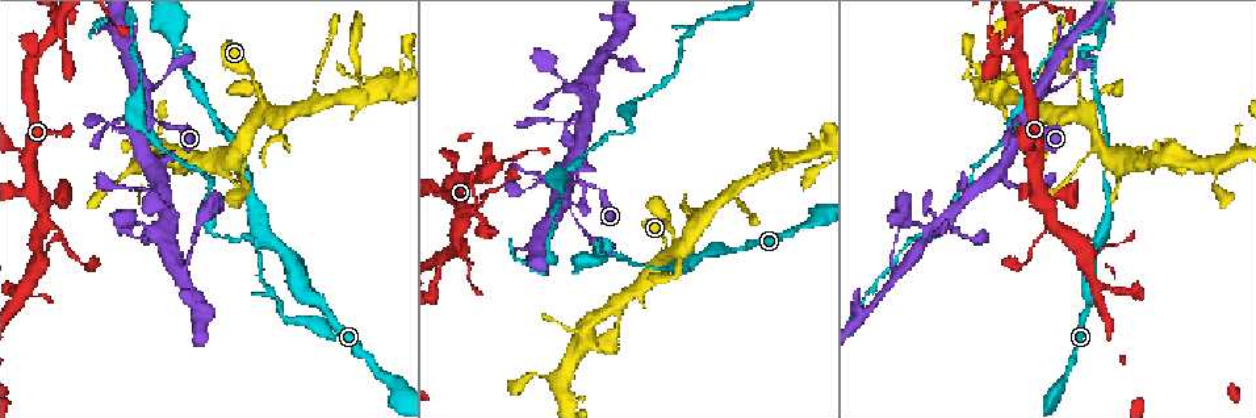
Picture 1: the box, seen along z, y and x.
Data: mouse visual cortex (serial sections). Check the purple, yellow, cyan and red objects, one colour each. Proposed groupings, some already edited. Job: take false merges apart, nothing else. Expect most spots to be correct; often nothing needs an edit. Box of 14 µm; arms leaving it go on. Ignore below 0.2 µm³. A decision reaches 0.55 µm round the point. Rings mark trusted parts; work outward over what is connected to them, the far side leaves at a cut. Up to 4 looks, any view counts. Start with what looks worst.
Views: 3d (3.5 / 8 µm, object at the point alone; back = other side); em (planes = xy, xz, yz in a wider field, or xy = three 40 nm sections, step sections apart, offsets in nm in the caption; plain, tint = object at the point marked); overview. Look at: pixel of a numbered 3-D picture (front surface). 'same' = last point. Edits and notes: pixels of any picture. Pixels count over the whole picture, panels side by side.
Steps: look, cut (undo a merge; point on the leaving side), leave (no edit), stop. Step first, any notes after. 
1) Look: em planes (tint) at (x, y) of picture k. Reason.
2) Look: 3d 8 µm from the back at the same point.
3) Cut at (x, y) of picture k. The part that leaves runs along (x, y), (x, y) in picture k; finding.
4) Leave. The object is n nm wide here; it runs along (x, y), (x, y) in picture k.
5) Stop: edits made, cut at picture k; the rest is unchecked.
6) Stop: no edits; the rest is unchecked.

Look: 3d 3.5 µm at (160, 17) of picture 1.

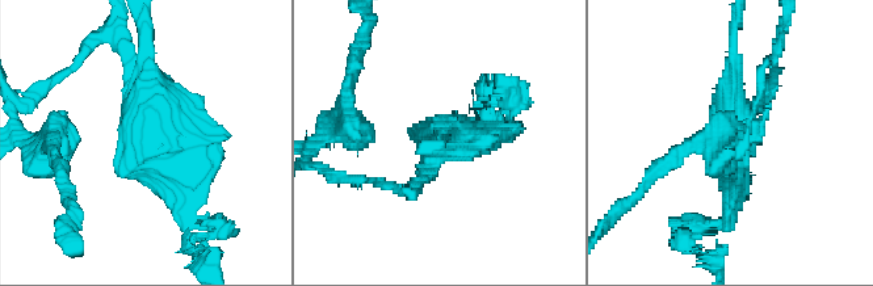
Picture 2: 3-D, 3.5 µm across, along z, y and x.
Look: em xy step 3 (tint) at (155, 144) of picture 2. Now the EM.

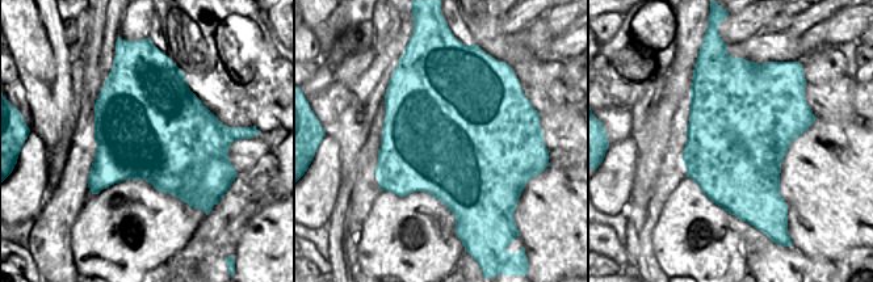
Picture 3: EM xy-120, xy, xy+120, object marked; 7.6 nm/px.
Cut at (127, 70) of picture 2. The part that leaves runs along (747, 127), (764, 116), (767, 91) in picture 2; two cells meet here.

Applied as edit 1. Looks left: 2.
Look: 3d 3.5 µm from the back at (475, 178) of picture 1. Sharp bend.

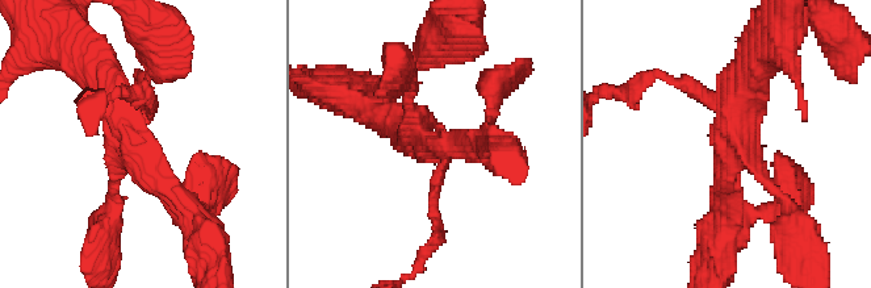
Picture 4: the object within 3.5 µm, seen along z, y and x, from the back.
Leave. Continuous, no second cell.

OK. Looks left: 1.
Stop: edits made, cut at picture 2; the rest is unchecked.

